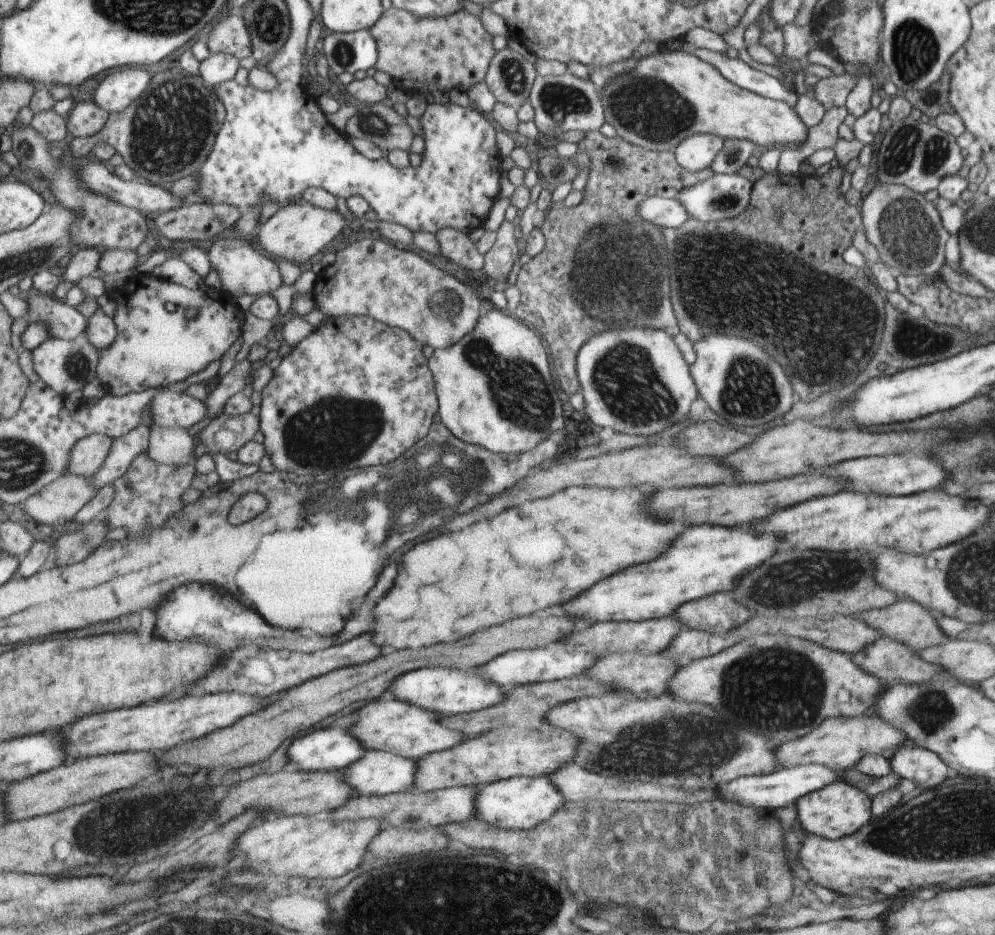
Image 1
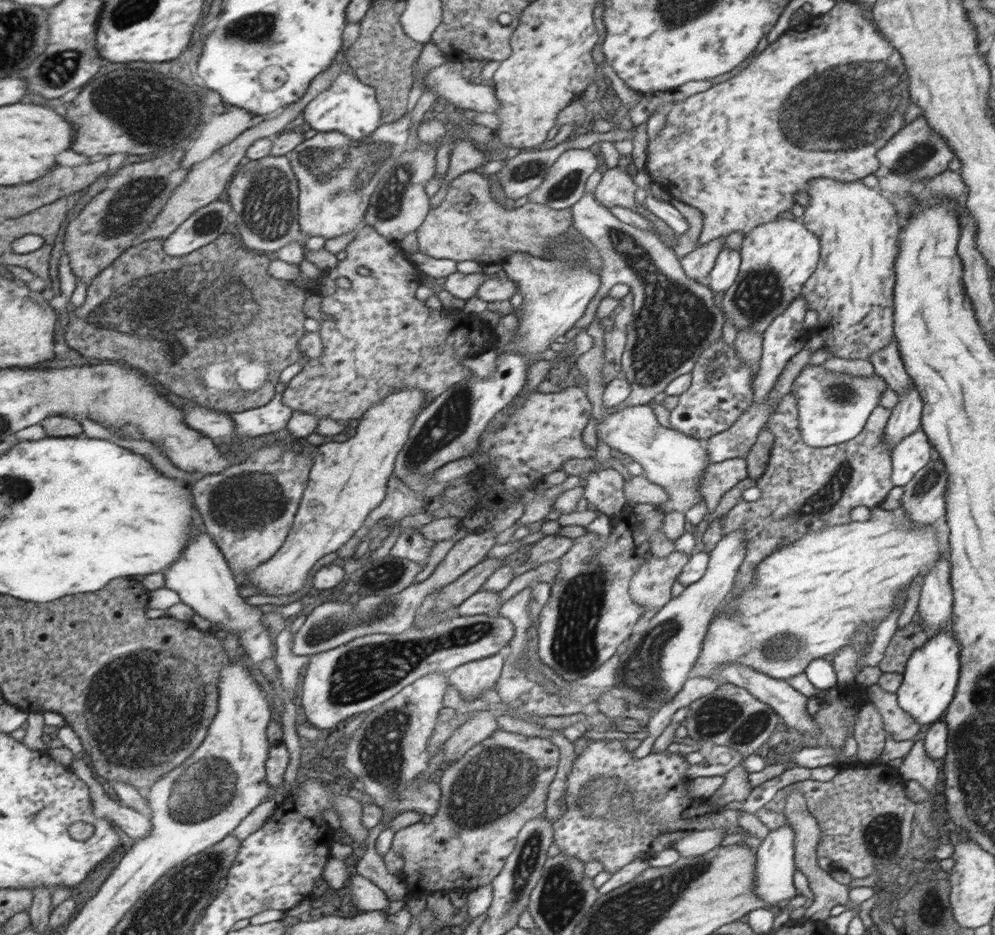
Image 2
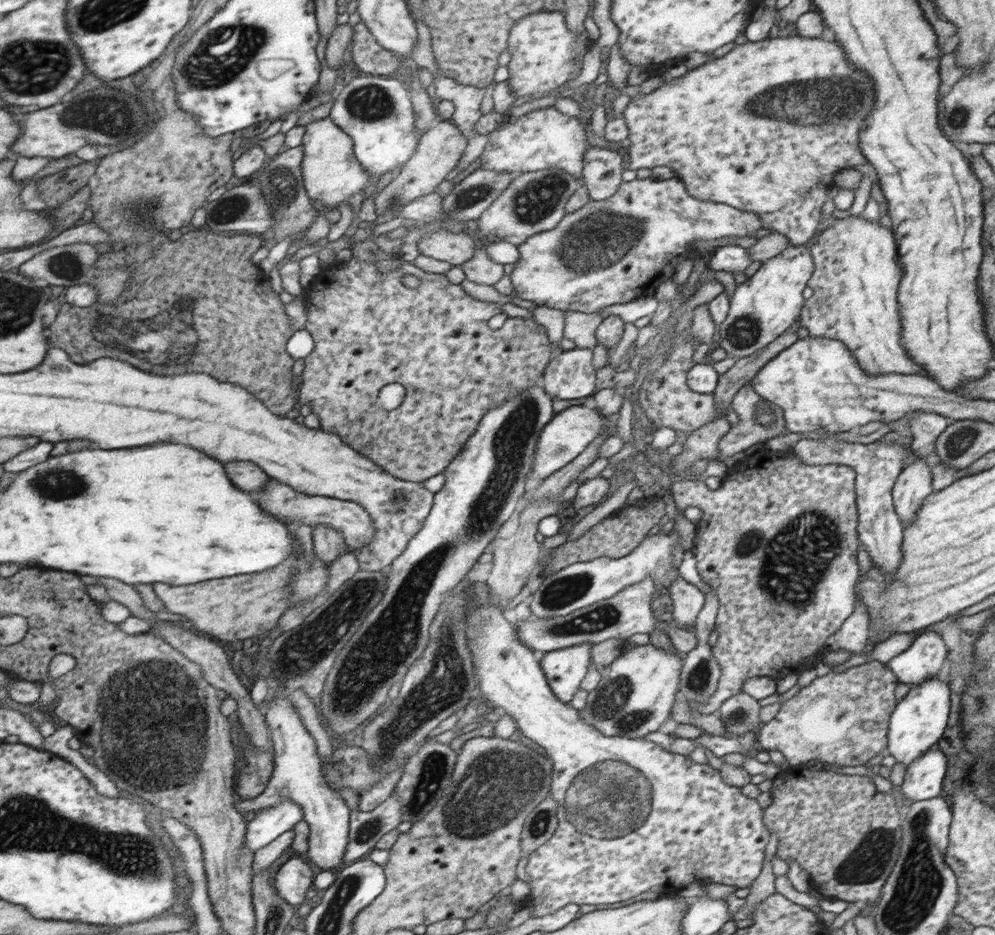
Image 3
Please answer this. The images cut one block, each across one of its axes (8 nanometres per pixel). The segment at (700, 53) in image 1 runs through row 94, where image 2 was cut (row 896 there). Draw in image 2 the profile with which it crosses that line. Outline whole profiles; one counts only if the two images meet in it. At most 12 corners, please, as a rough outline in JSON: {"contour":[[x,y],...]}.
{"contour":[[783,823],[756,848],[754,892],[771,909],[798,898],[794,832]]}

